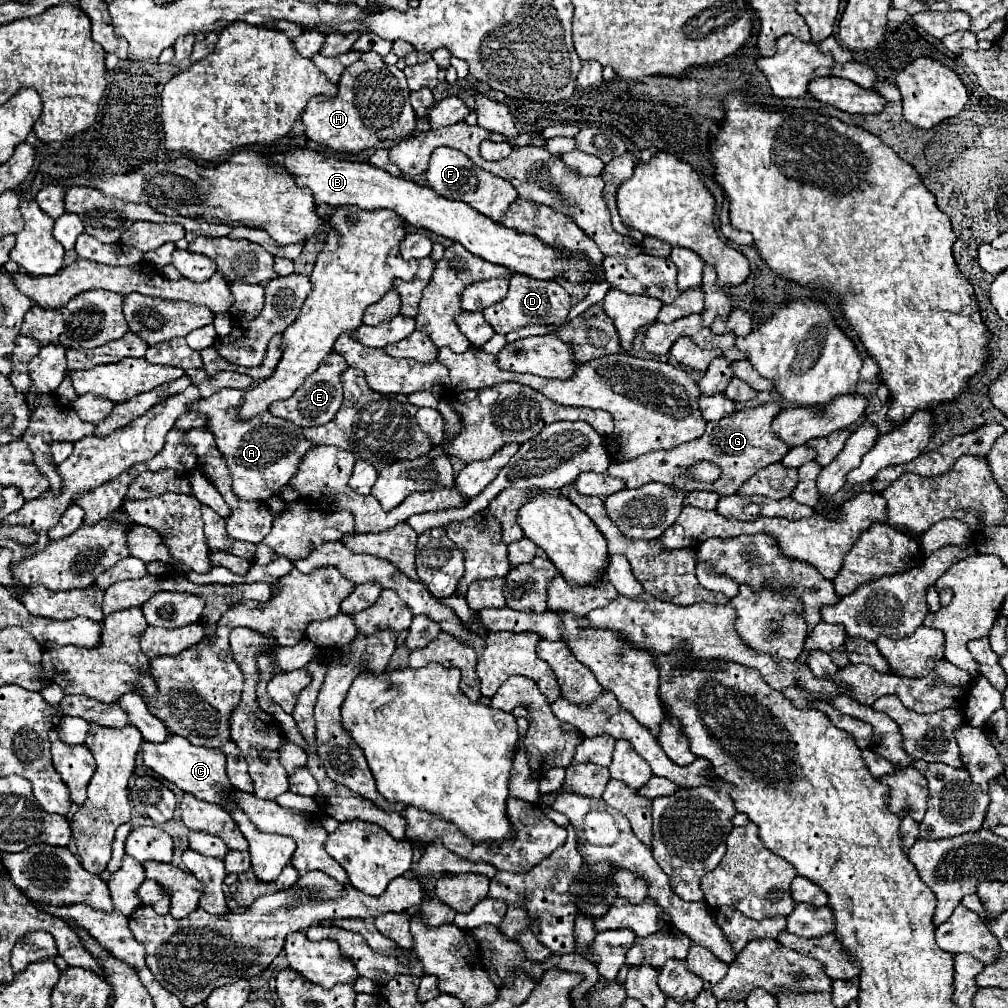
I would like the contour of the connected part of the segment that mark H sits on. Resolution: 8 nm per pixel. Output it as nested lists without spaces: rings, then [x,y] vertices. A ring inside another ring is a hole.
[[[374,51],[348,65],[338,81],[338,95],[332,99],[310,99],[302,121],[308,139],[342,153],[362,153],[366,149],[390,147],[390,141],[408,137],[416,127],[416,113],[410,105],[410,89],[404,73],[396,65],[386,65]]]

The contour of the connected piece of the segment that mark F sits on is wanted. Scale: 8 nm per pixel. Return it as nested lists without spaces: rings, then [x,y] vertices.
[[[440,147],[432,151],[430,165],[426,171],[426,181],[438,195],[446,199],[464,201],[472,209],[484,213],[486,217],[492,217],[492,221],[498,221],[498,223],[506,215],[510,203],[518,199],[518,189],[510,181],[500,179],[484,169],[478,169],[464,153],[460,153],[458,149],[450,149],[450,147]]]

